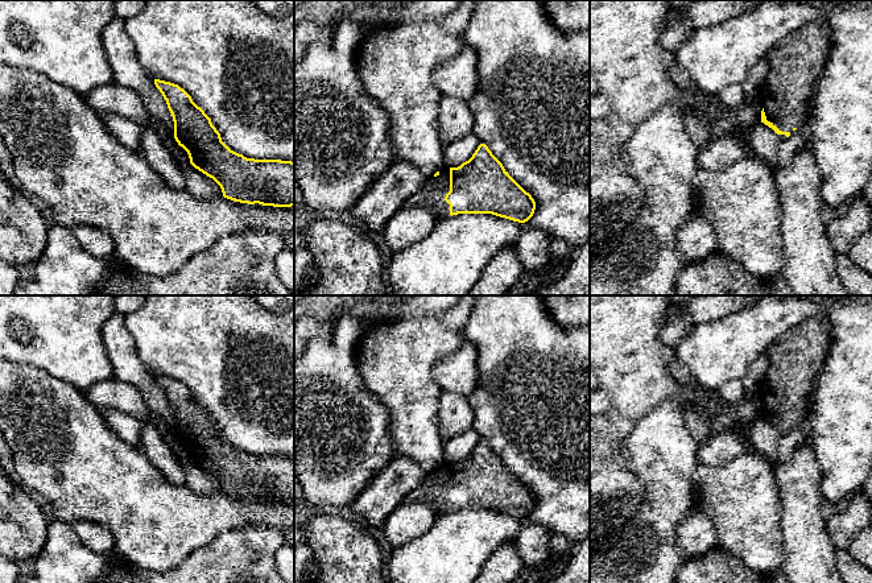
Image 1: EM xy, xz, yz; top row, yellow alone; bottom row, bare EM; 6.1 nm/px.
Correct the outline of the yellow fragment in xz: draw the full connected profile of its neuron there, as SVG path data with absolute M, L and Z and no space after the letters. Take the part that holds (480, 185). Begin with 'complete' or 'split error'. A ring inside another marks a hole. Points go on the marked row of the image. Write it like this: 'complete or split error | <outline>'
split error | M485 144L458 168L442 168L402 207L422 207L438 220L458 214L492 214L528 222L536 202L504 169Z

